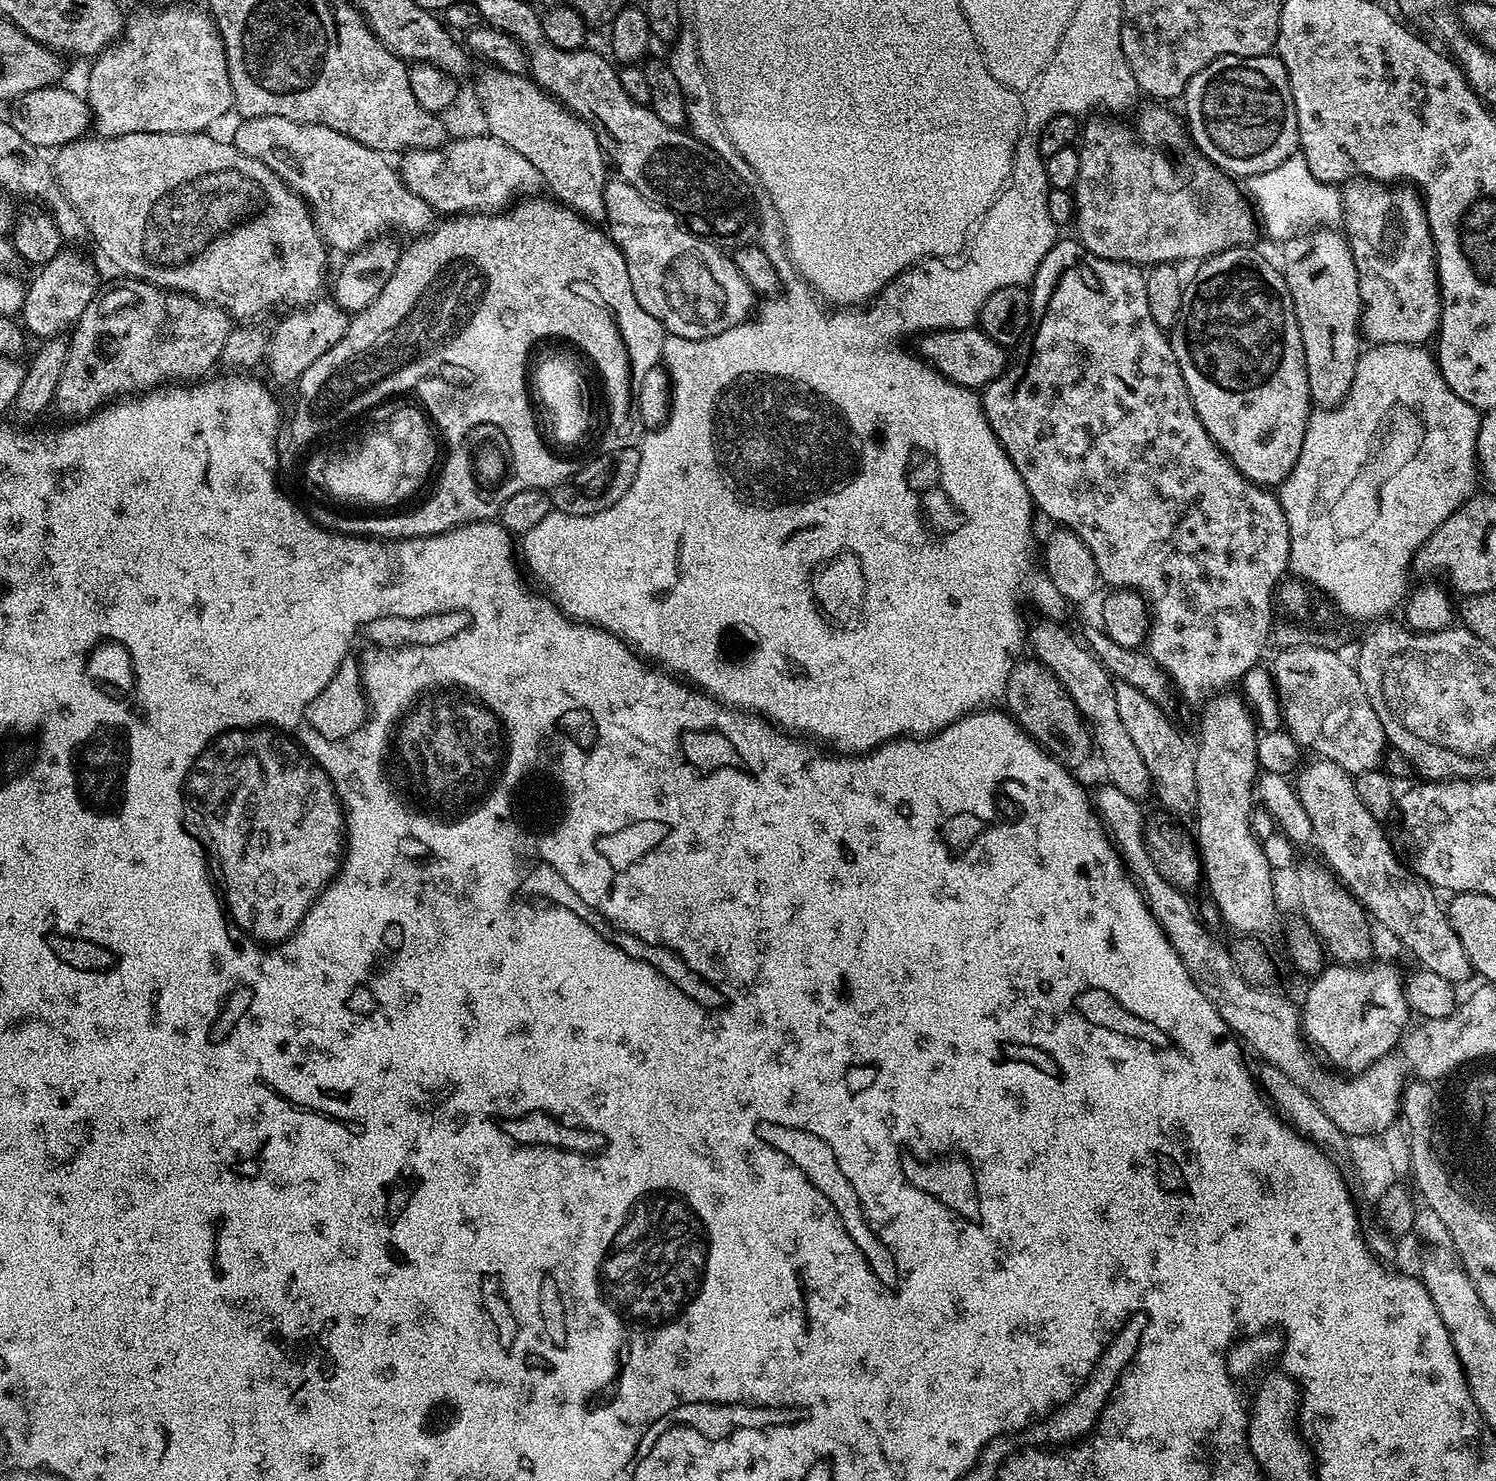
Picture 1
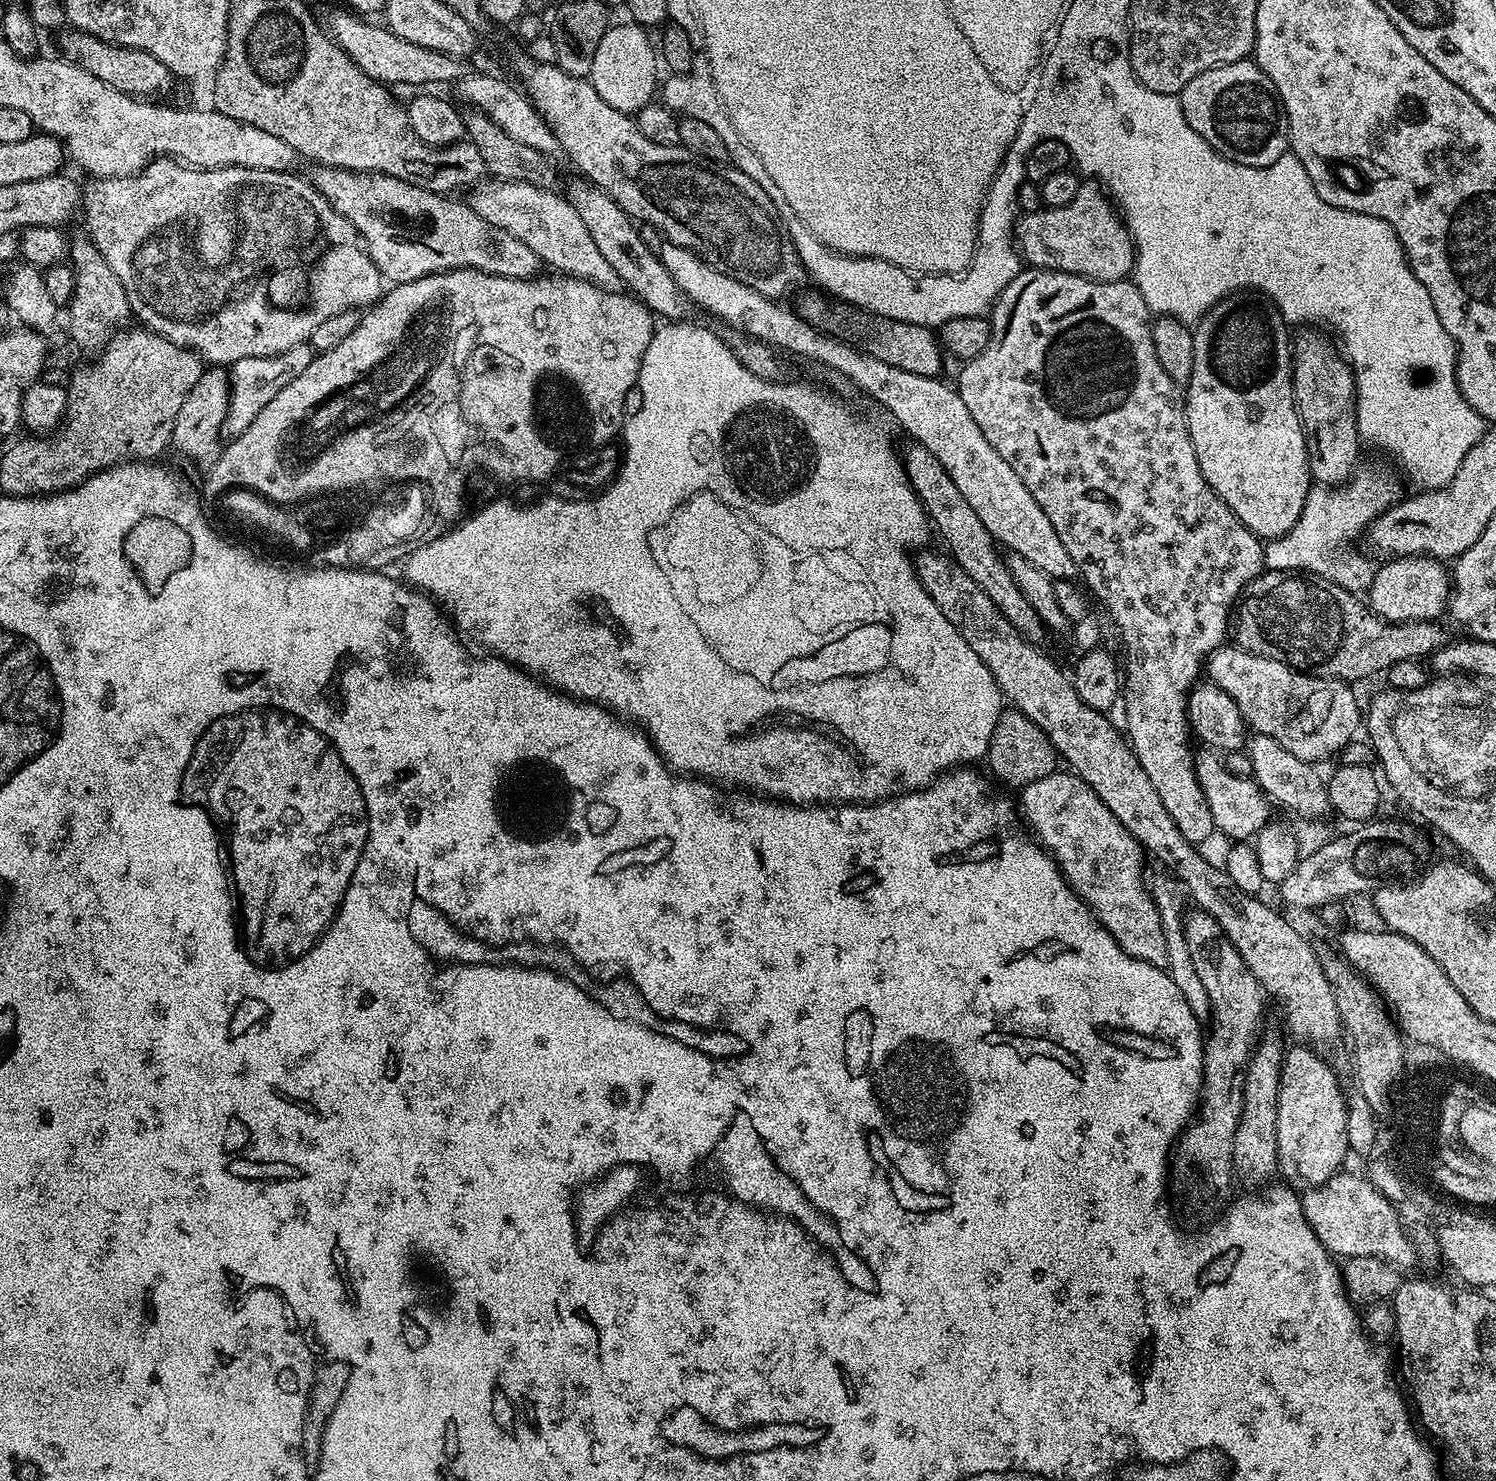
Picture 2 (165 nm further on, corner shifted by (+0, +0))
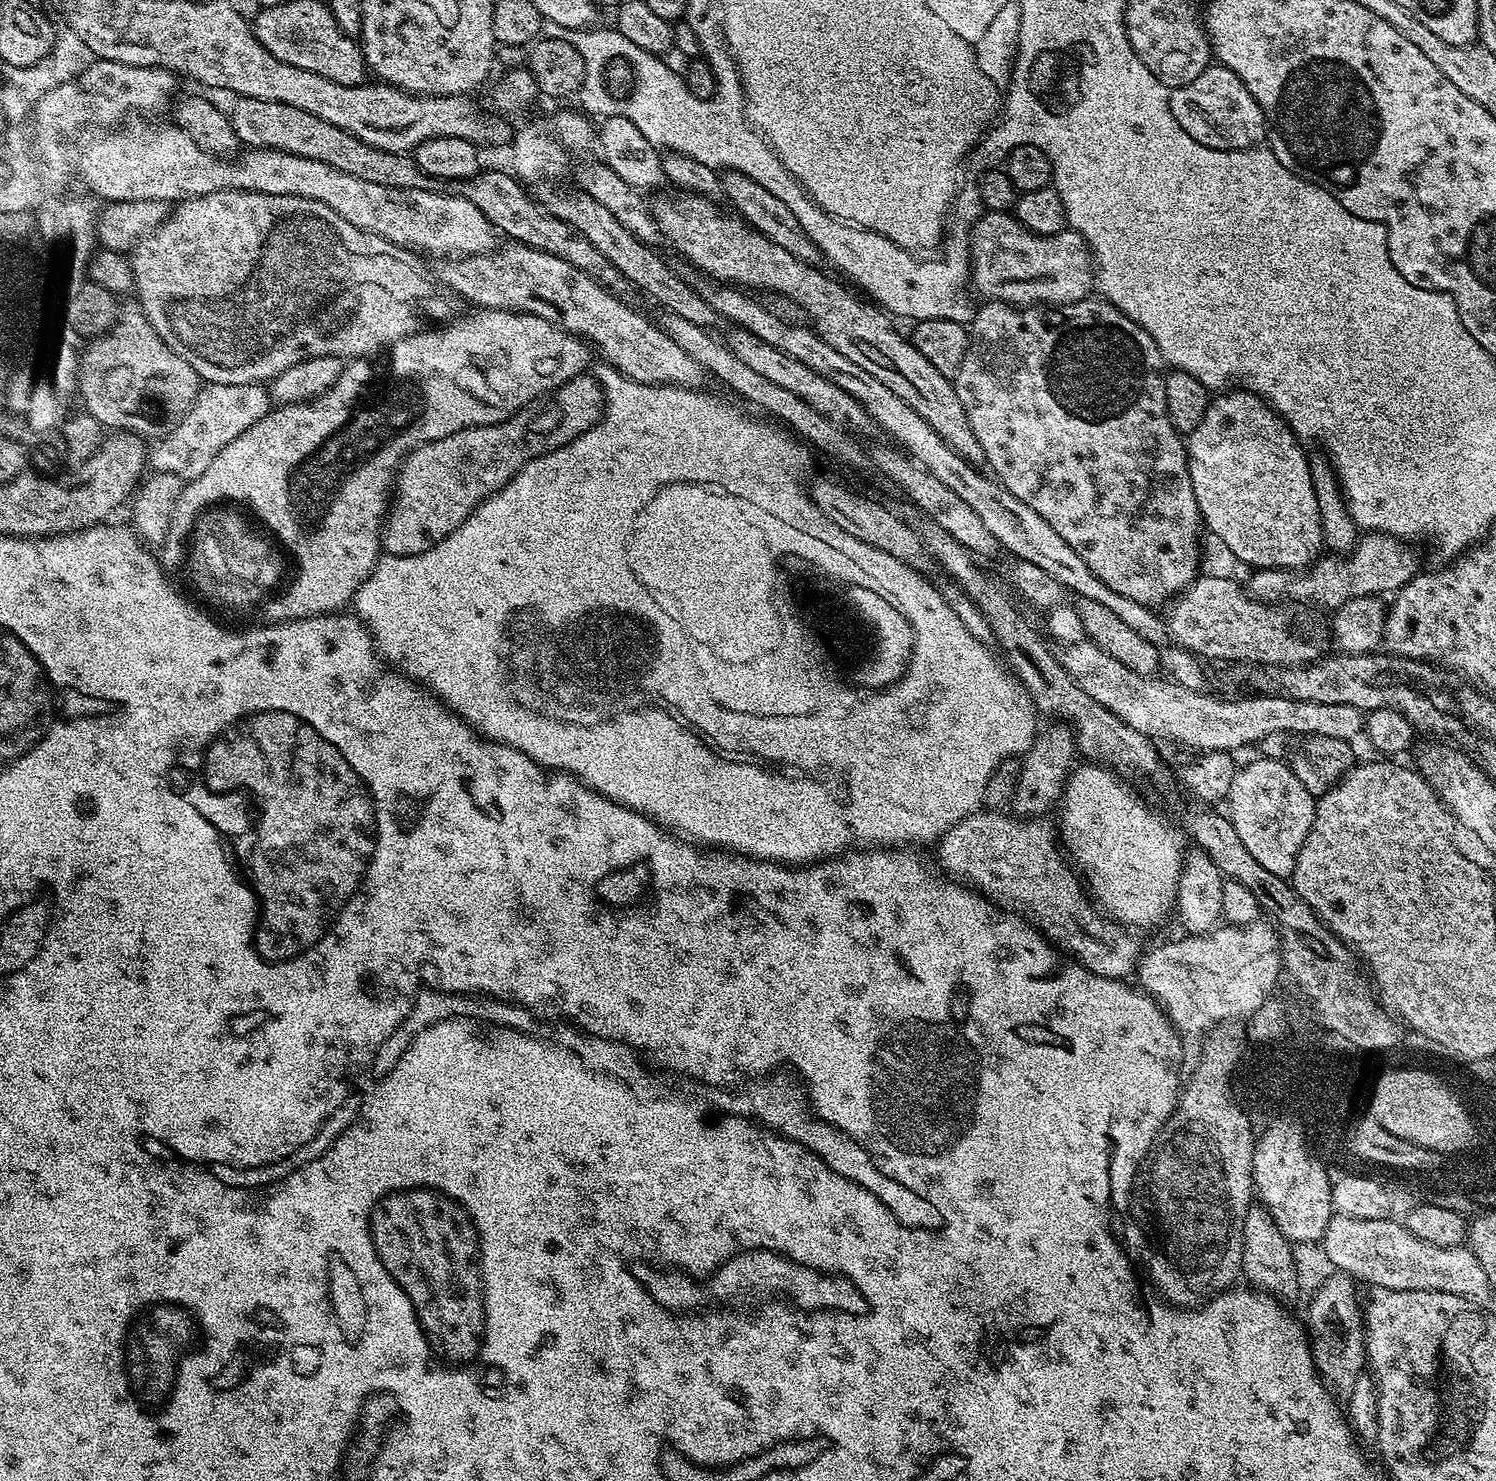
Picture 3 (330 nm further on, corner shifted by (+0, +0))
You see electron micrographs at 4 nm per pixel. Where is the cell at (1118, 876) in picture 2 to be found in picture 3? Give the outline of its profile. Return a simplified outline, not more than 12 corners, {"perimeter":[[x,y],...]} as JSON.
{"perimeter":[[977,810],[939,867],[1019,910],[1086,970],[1142,947],[1094,907],[1048,818]]}

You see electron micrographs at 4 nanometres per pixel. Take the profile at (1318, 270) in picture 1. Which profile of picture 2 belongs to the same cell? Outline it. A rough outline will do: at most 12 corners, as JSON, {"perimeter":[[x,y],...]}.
{"perimeter":[[1331,339],[1294,340],[1292,393],[1312,479],[1352,479],[1356,374]]}

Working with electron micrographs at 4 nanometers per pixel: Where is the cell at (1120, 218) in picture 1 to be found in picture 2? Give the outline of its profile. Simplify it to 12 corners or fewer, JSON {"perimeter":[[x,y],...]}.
{"perimeter":[[1107,191],[1071,202],[1014,225],[1024,264],[1098,282],[1136,263]]}

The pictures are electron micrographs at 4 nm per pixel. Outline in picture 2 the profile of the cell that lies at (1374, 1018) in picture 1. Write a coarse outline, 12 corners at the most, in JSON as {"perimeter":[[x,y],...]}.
{"perimeter":[[1308,1046],[1287,1049],[1278,1168],[1311,1190],[1341,1171],[1348,1101]]}

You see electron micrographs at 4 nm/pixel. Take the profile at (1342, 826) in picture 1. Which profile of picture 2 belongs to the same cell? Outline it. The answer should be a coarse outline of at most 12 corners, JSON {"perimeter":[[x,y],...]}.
{"perimeter":[[1270,736],[1246,745],[1269,799],[1306,818],[1331,811],[1311,763]]}

